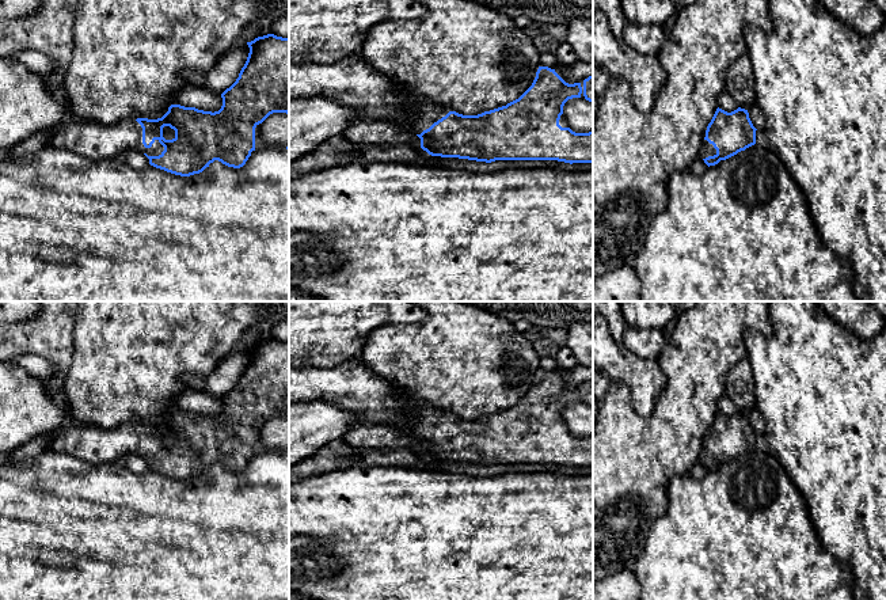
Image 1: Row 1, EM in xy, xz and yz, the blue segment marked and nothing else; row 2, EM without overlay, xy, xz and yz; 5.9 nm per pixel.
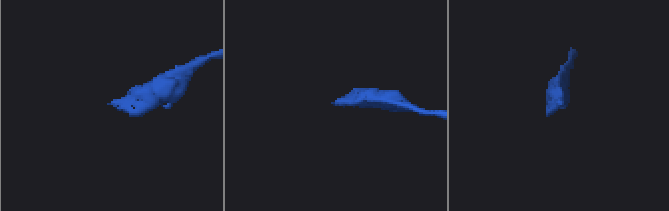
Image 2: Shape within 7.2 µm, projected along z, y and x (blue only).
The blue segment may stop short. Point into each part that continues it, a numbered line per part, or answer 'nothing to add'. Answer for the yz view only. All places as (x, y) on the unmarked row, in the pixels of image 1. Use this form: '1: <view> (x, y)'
1: yz (707, 454)

